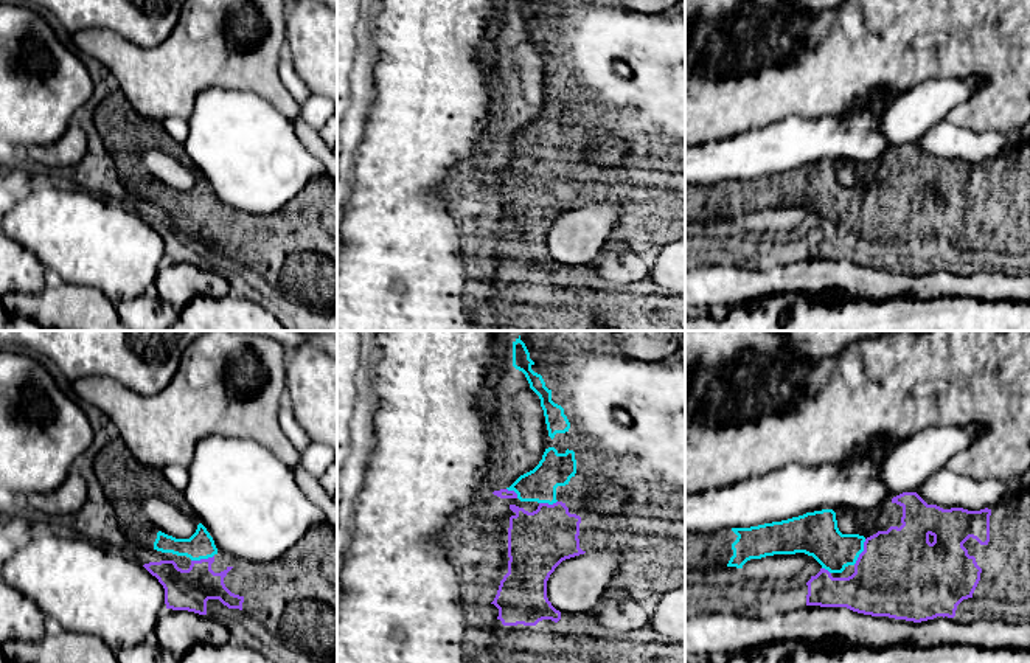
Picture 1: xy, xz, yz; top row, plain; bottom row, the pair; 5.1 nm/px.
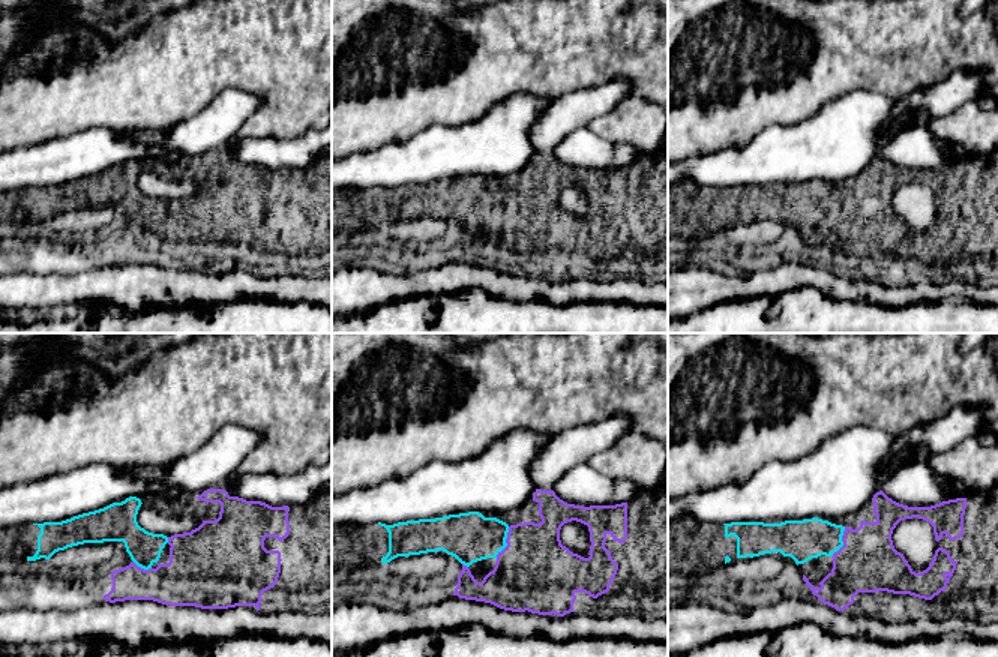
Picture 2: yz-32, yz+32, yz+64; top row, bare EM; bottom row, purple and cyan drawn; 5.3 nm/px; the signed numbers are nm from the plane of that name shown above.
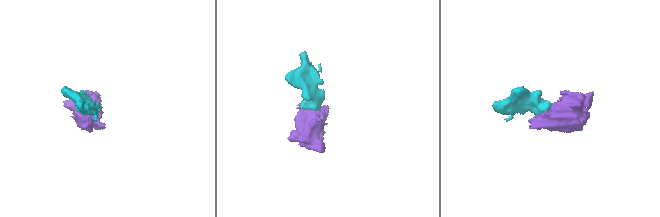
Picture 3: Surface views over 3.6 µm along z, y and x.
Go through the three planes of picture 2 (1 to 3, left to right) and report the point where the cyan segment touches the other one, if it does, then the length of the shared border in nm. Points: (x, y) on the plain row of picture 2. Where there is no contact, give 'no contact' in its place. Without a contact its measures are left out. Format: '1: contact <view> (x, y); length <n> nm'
1: contact yz-32 (140, 231); length 120 nm
2: contact yz+32 (506, 206); length 180 nm
3: contact yz+64 (842, 204); length 170 nm

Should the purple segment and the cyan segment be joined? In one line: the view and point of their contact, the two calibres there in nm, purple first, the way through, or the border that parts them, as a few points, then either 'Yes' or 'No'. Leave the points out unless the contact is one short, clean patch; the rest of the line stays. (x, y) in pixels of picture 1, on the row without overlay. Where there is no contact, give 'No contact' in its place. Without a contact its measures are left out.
Touches purple at yz (862, 204). Thickness 460 nm (purple) against 220 nm. Path across: yz (901, 227), (890, 216), (862, 204), (833, 202), (817, 187). Yes

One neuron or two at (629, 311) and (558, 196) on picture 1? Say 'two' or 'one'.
one

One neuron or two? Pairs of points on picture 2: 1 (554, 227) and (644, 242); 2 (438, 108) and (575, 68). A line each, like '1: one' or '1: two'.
1: one
2: one

